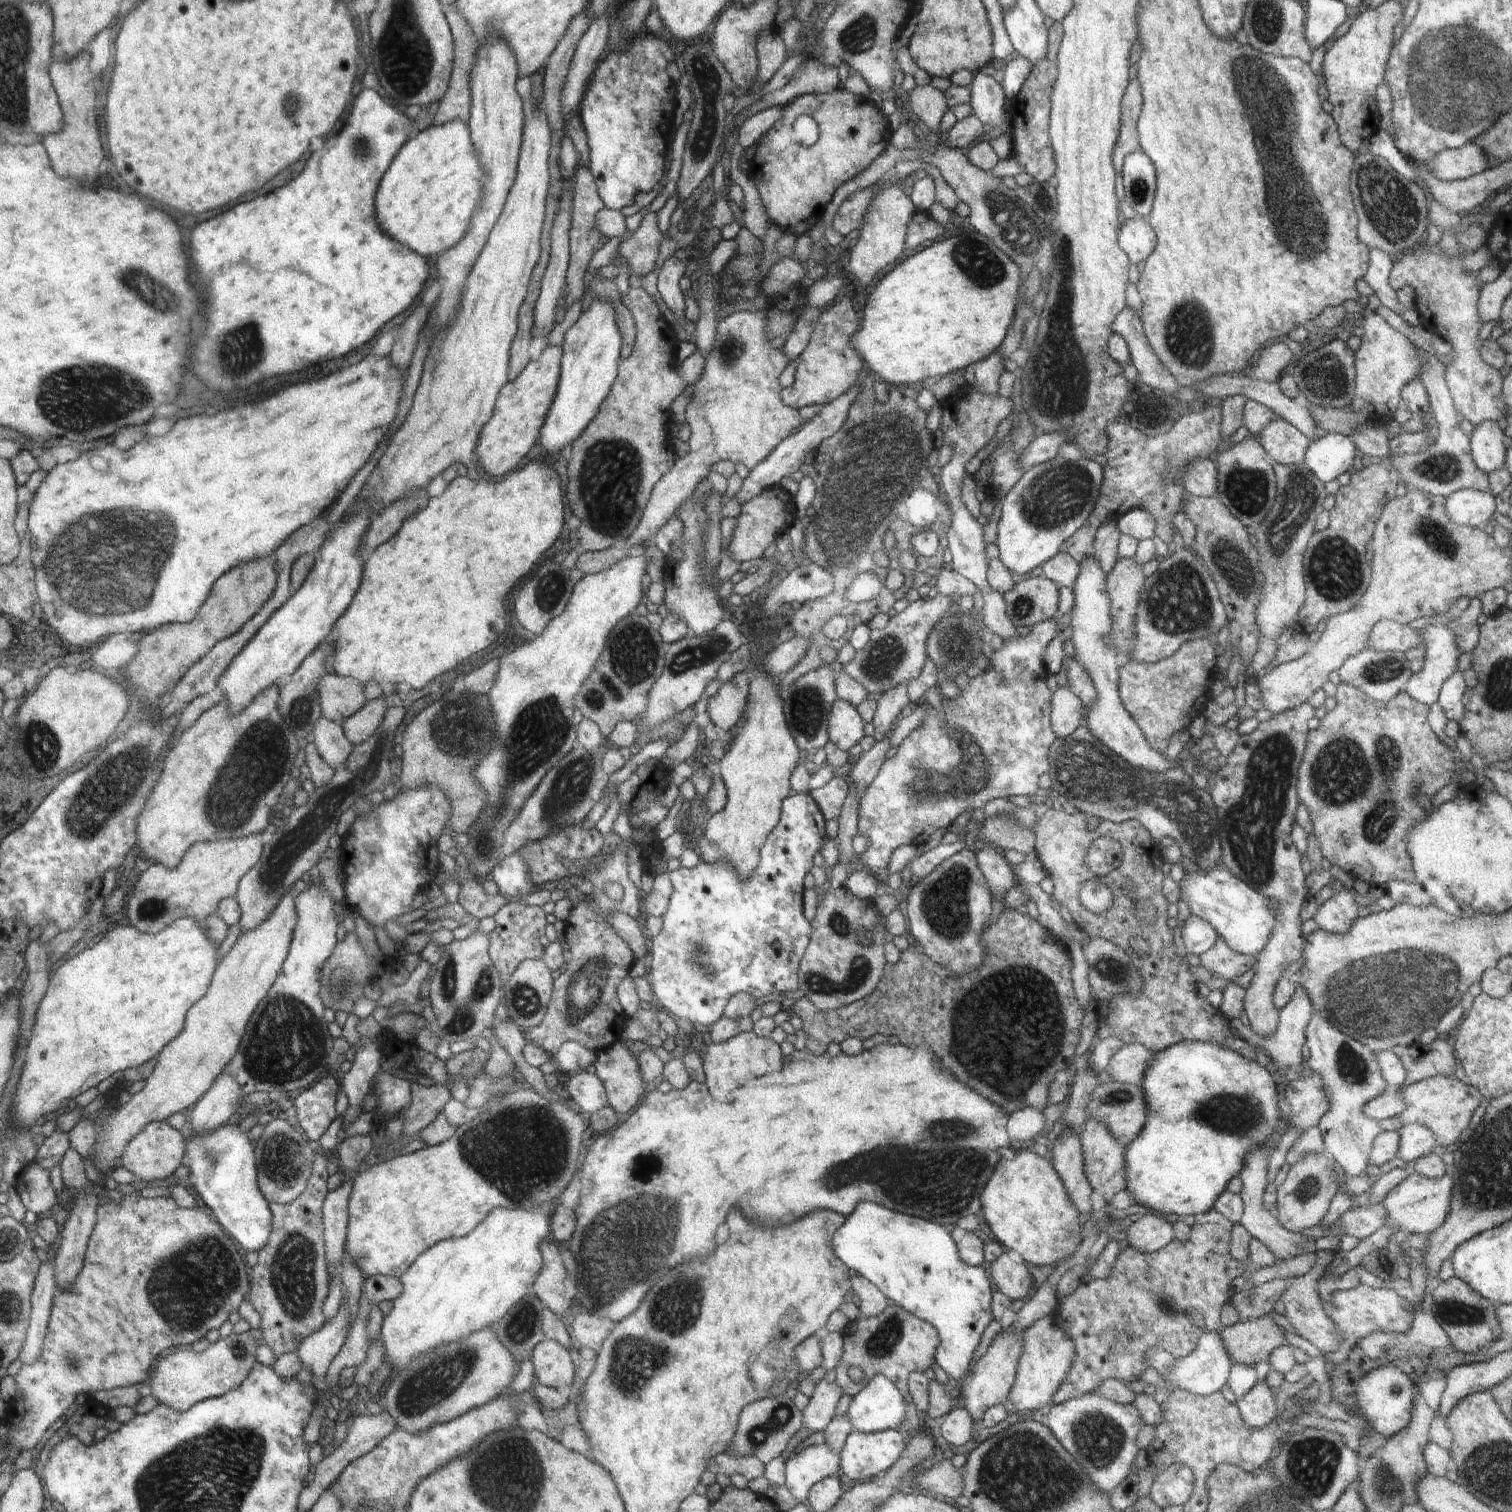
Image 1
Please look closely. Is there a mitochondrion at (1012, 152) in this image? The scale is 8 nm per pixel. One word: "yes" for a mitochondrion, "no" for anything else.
no

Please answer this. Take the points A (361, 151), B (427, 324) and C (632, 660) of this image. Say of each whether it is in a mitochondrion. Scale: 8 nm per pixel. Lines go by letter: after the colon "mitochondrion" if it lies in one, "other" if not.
A: mitochondrion
B: other
C: mitochondrion

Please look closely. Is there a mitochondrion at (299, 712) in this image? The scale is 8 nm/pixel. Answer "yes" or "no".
yes

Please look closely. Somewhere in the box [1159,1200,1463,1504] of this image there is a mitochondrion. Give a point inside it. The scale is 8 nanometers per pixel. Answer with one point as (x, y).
(1311, 1463)

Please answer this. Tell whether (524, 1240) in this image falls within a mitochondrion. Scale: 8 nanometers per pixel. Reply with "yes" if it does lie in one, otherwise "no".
no

